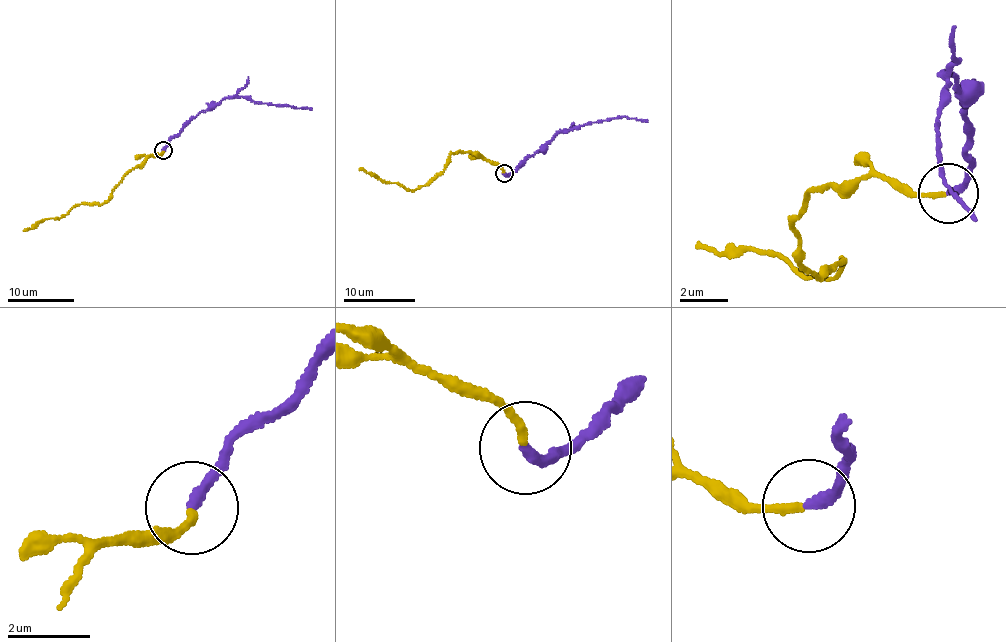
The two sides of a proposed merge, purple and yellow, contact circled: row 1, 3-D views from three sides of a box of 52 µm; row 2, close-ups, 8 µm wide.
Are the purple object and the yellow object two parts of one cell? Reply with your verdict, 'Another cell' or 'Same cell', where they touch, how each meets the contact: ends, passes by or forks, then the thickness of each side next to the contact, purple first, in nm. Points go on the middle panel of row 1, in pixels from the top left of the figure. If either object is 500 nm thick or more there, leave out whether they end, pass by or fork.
Another cell. Place: (504, 173). At the ring purple ends. At the ring yellow ends. Thickness 280 nm (purple) against 200 nm

